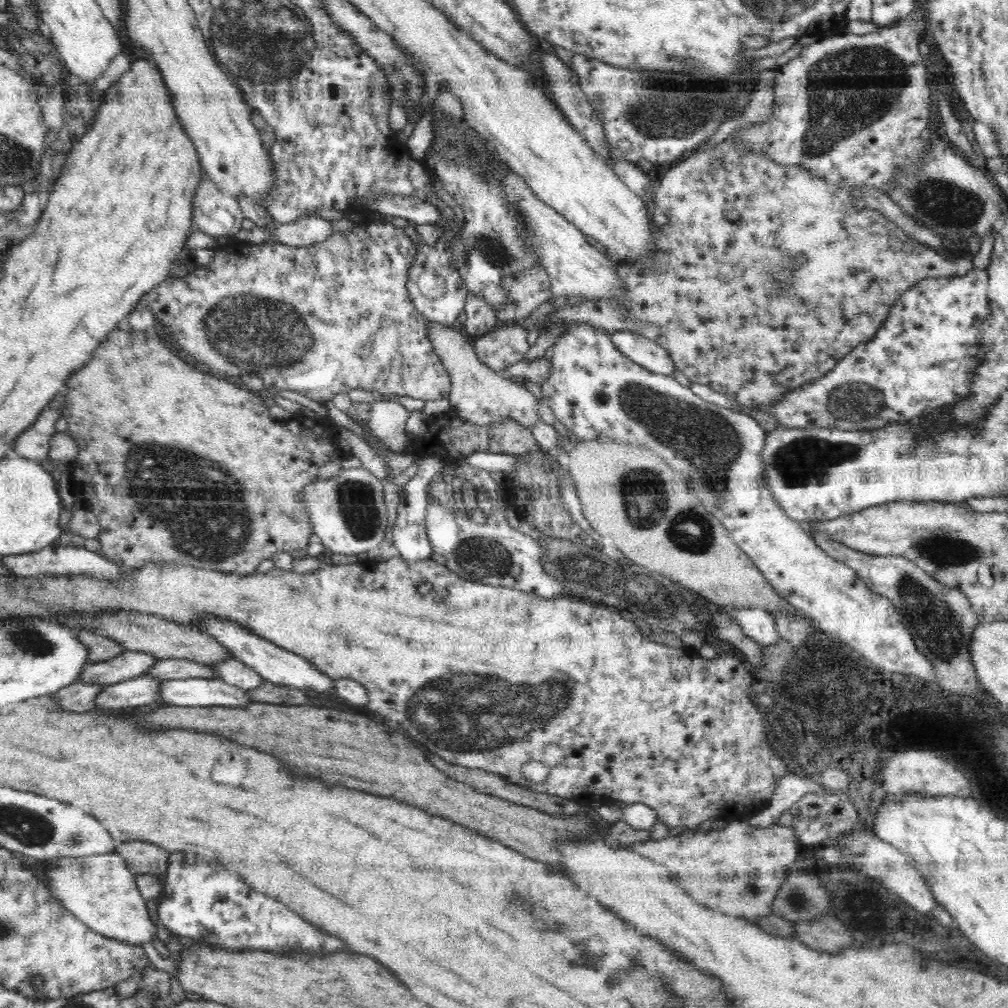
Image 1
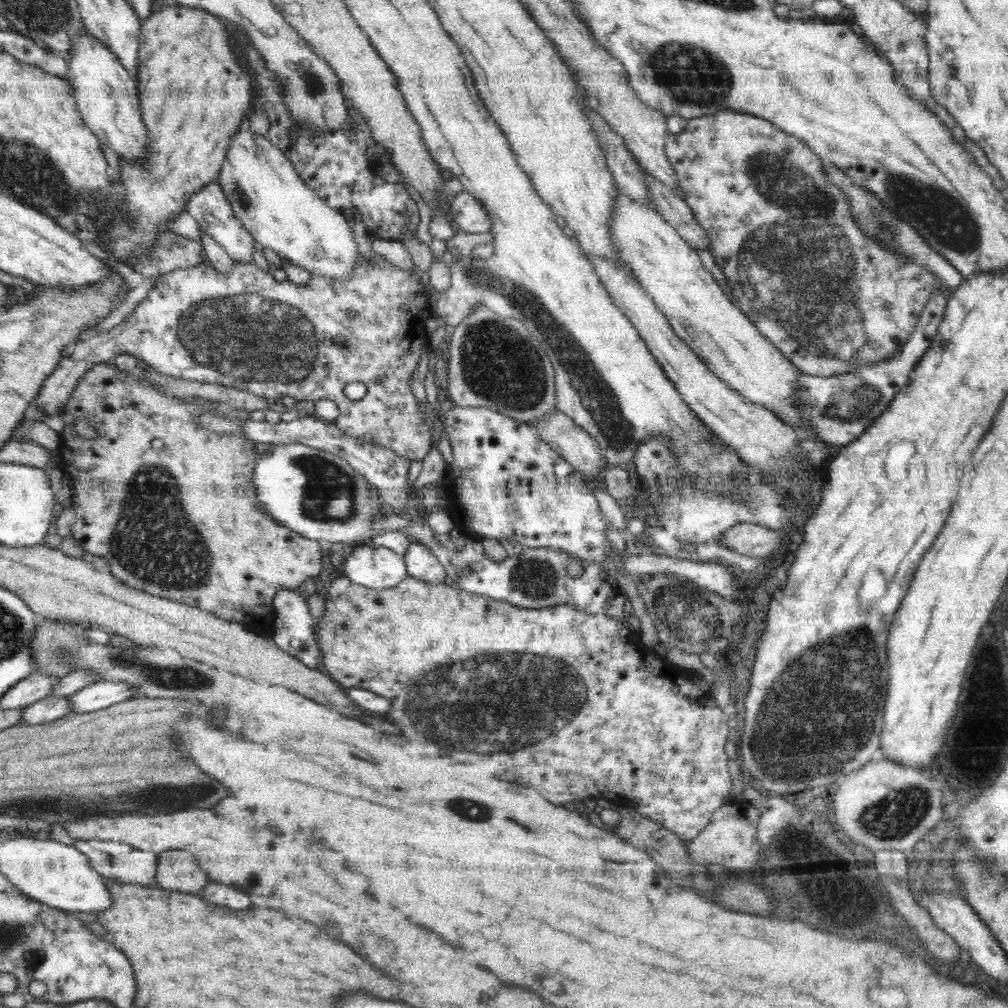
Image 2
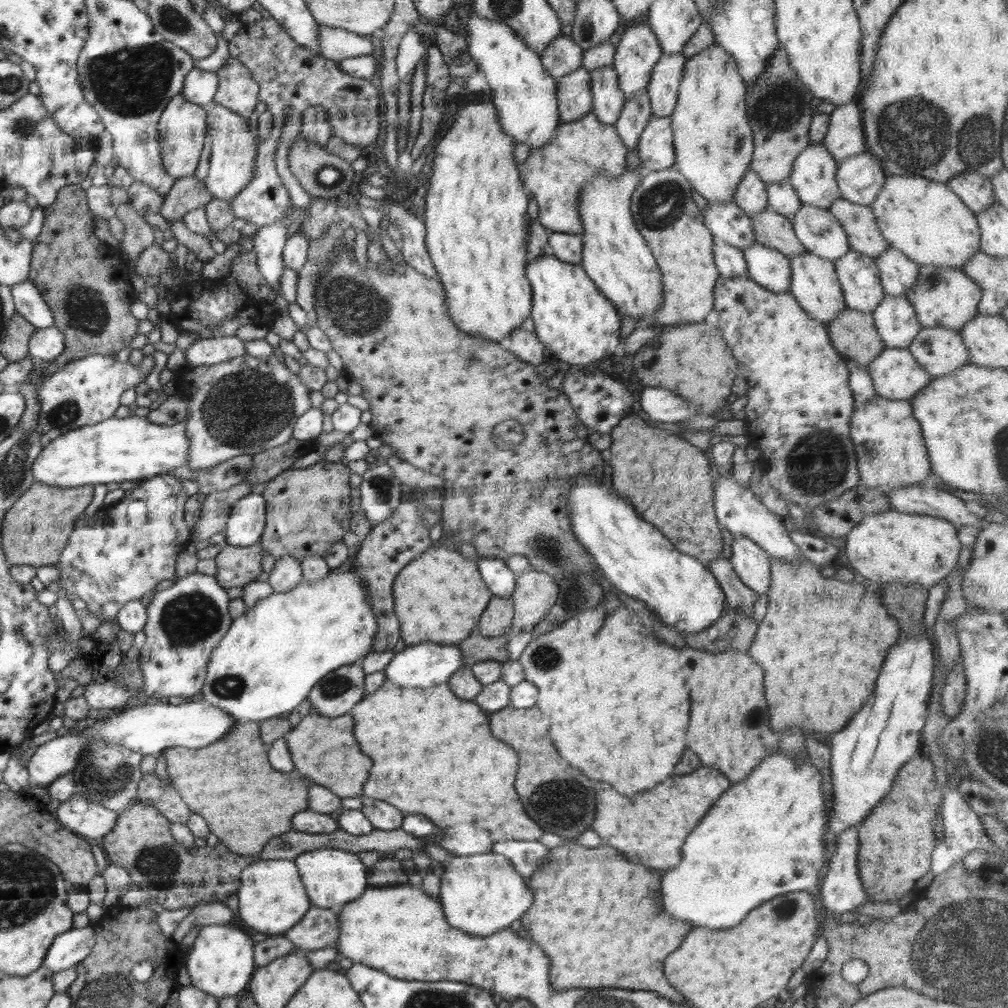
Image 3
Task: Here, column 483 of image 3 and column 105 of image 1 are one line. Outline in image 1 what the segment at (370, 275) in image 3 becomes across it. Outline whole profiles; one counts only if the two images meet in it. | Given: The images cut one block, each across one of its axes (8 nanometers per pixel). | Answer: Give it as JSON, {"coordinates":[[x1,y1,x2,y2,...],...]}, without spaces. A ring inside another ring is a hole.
{"coordinates":[[122,324,108,334,108,338,101,342,93,353,90,362,72,374,65,385,65,392,68,395,61,416,67,422,66,433,79,446,76,462,70,470,73,479,83,481,82,498,88,500,90,510,100,521,100,532,97,536,100,542,98,553,122,568,144,566,144,562,180,562,184,566,194,568,210,568,210,570,250,575,257,570,262,560,271,558,275,552,291,553,293,550,305,550,314,537,308,519,308,507,302,494,304,488,318,476,318,468,322,468,329,461,340,462,337,426,328,416,314,418,296,416,292,420,273,419,268,415,270,407,264,403,263,394,253,393,236,380,218,378,198,371,186,360,176,356,153,331,130,330]]}

